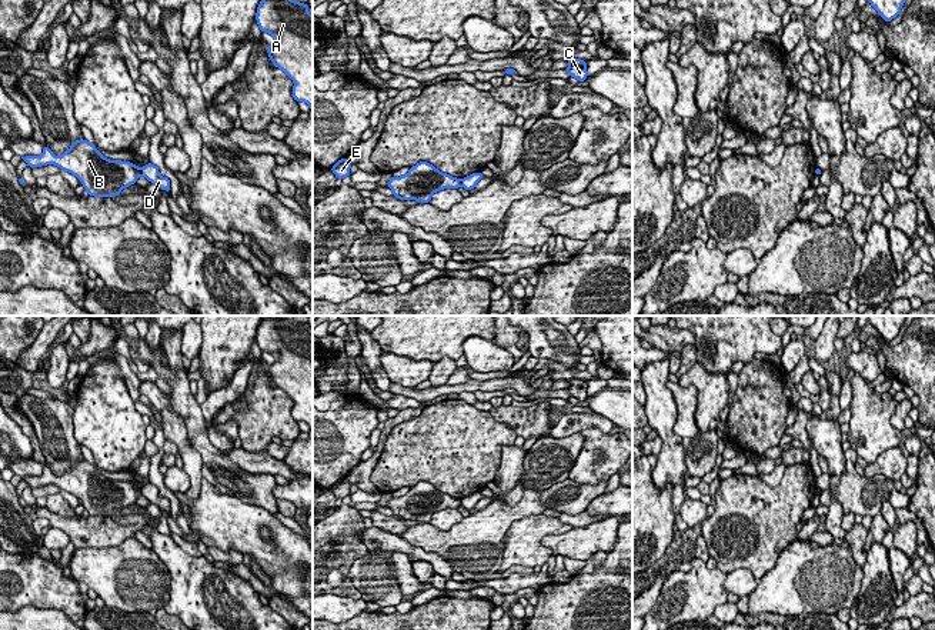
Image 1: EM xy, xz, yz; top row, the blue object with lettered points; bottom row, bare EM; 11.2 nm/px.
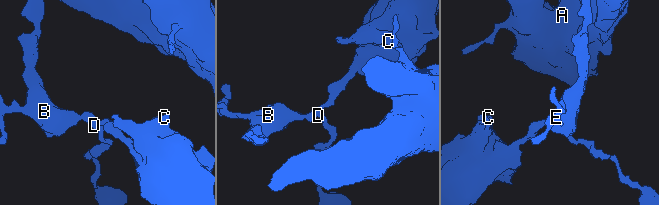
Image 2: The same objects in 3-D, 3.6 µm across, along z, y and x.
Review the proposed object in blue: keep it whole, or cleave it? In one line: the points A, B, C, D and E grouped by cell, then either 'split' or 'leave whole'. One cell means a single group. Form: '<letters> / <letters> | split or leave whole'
A B E / C D | split

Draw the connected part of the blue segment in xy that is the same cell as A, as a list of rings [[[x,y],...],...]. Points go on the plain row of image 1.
[[[288,316],[263,317],[256,334],[261,351],[270,353],[274,363],[267,366],[273,384],[293,399],[293,417],[305,421],[313,430],[313,336],[308,324],[298,323]]]

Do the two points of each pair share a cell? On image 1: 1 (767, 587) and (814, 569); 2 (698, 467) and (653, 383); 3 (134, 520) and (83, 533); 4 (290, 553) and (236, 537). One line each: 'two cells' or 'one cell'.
1: one cell
2: two cells
3: one cell
4: one cell

